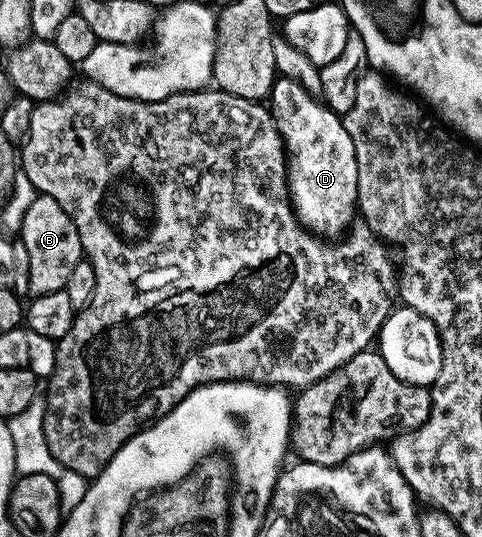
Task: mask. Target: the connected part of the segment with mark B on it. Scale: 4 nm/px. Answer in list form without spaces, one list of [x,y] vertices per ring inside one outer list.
[[[37,194],[36,200],[30,205],[30,209],[26,209],[22,217],[18,228],[19,235],[22,255],[26,260],[29,296],[35,297],[65,290],[70,281],[70,273],[74,273],[74,265],[78,265],[78,261],[85,258],[84,246],[78,237],[78,229],[68,216],[67,209],[58,205],[54,197]]]

